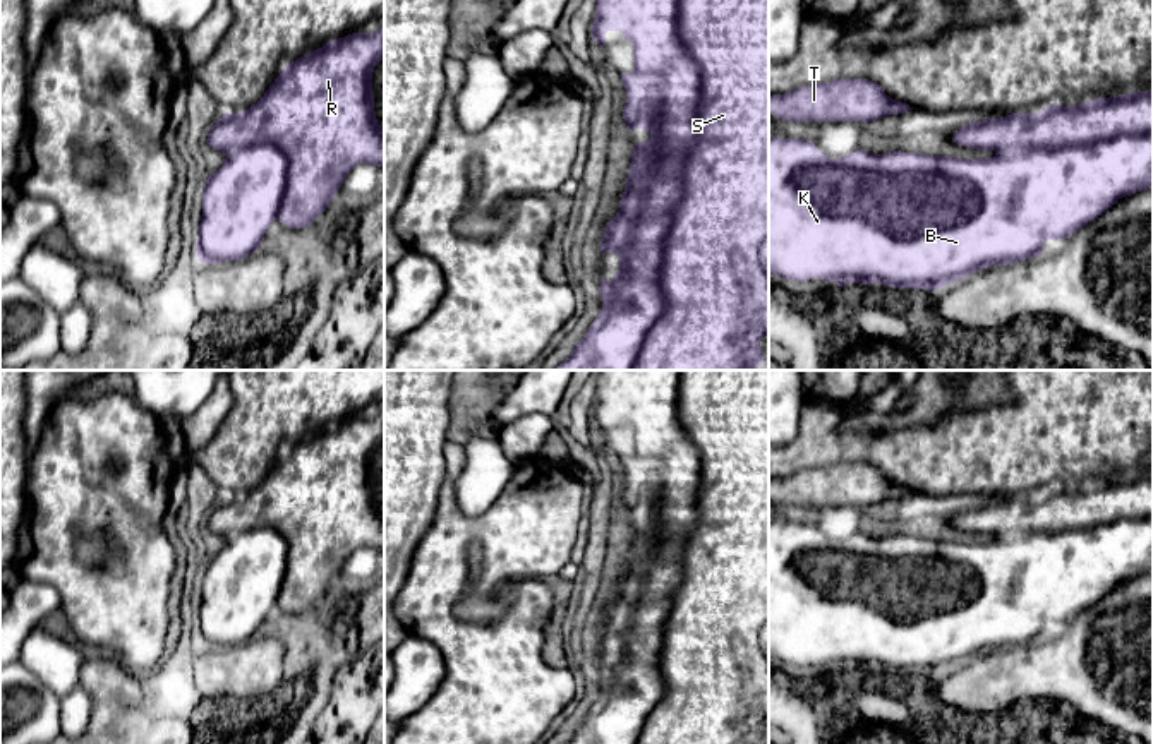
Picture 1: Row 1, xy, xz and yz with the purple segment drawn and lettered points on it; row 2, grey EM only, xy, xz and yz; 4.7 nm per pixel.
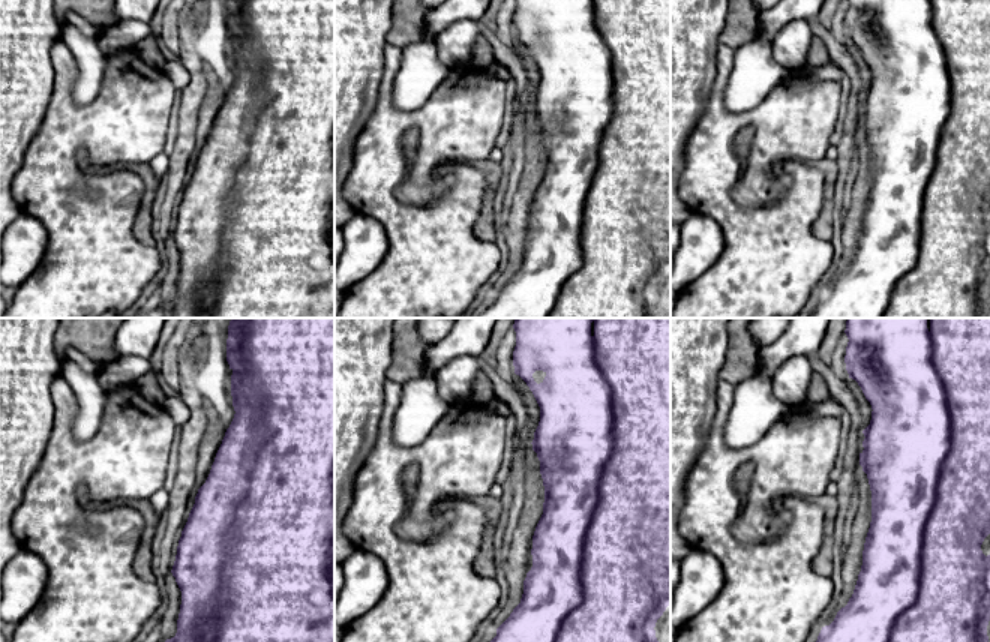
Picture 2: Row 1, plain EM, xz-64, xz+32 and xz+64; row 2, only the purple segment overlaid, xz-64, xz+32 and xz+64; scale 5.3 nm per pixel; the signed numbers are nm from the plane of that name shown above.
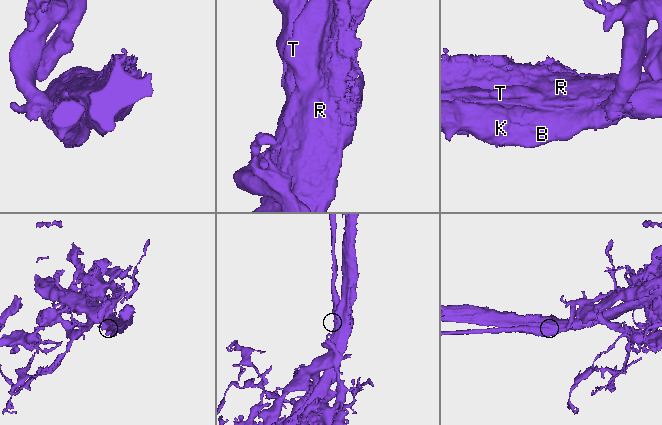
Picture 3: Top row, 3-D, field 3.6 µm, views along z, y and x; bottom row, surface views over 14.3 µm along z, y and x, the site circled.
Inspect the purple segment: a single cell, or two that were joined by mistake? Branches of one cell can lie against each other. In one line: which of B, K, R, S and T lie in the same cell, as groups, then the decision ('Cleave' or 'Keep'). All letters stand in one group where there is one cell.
Groups: B K / R S T. Cleave

